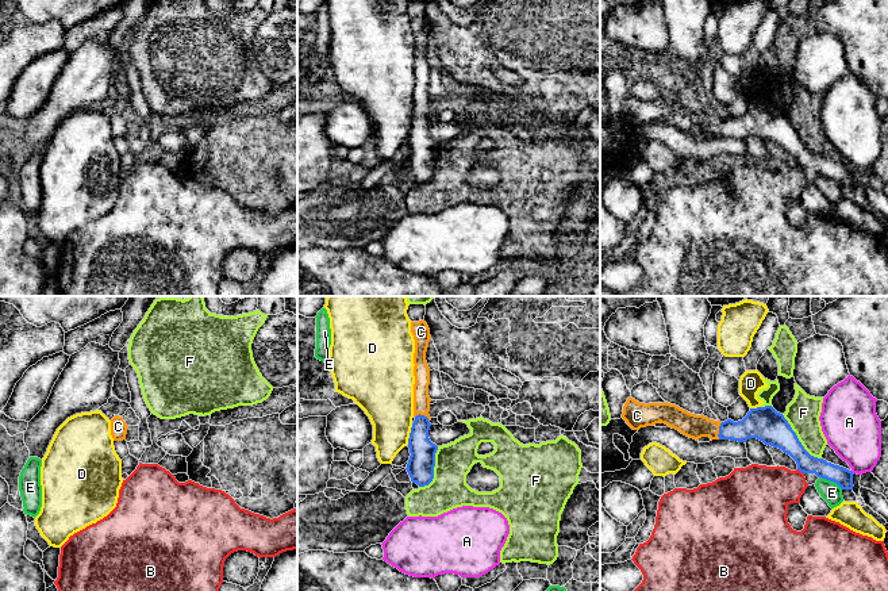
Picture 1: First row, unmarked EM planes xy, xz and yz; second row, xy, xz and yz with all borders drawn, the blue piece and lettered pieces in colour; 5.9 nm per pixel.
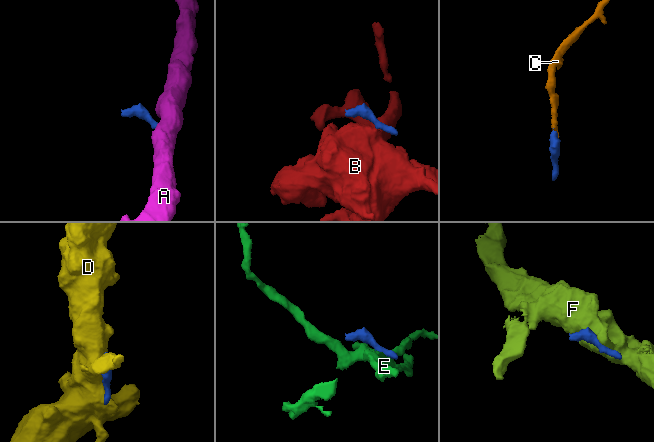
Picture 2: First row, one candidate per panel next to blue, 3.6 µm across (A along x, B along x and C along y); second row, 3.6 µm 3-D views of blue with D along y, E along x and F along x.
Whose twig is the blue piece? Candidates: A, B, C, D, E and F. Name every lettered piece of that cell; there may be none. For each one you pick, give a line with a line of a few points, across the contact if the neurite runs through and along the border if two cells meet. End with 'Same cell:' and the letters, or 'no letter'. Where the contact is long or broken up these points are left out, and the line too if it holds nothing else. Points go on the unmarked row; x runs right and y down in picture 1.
C: line yz (760, 119), (744, 127), (719, 127), (695, 123)
Same cell: C

